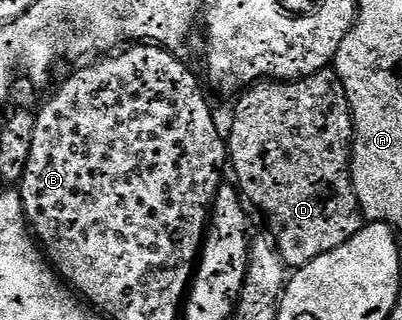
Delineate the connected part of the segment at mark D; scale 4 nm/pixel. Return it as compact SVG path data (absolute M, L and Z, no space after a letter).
M328 68L320 70L311 77L305 77L302 81L289 83L259 81L257 85L251 85L249 89L245 90L237 98L237 101L238 106L234 109L234 122L230 125L230 133L228 129L228 165L231 170L234 168L234 173L238 176L239 187L237 186L237 188L240 190L241 196L251 206L254 204L270 220L271 231L269 230L269 232L272 234L274 246L278 248L278 254L281 255L284 264L291 270L302 269L320 255L330 253L336 247L348 243L348 239L352 239L362 229L364 218L362 209L358 206L354 180L350 178L350 158L354 148L354 116L350 113L350 104L338 74L334 72L333 68Z

